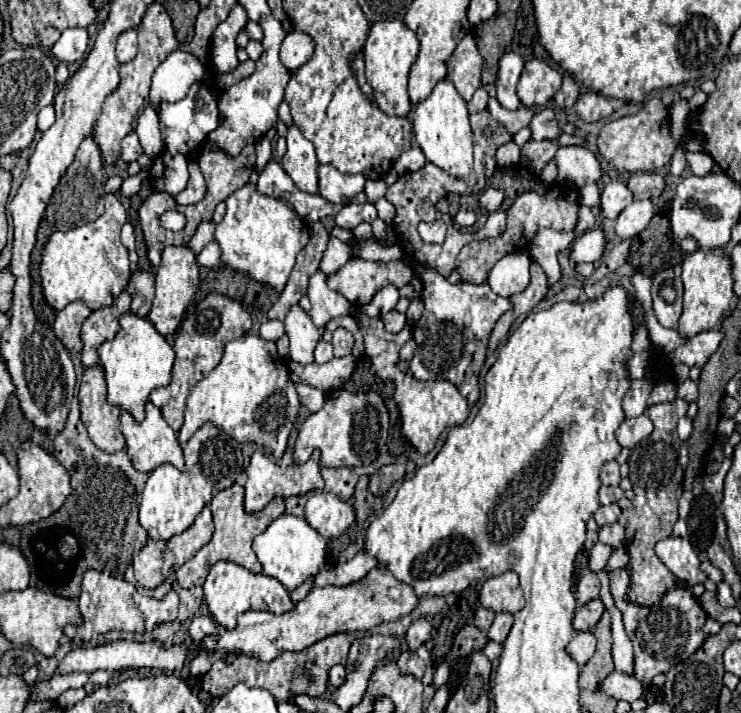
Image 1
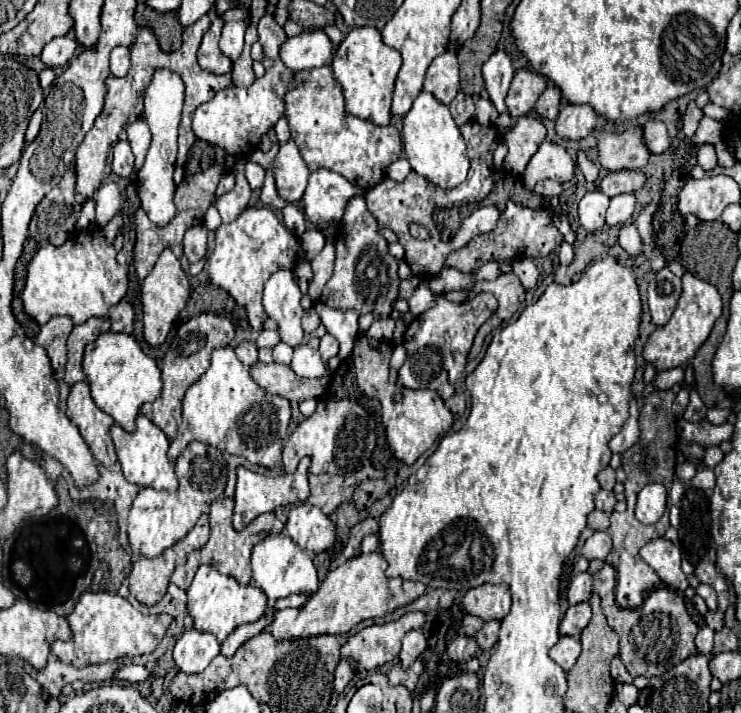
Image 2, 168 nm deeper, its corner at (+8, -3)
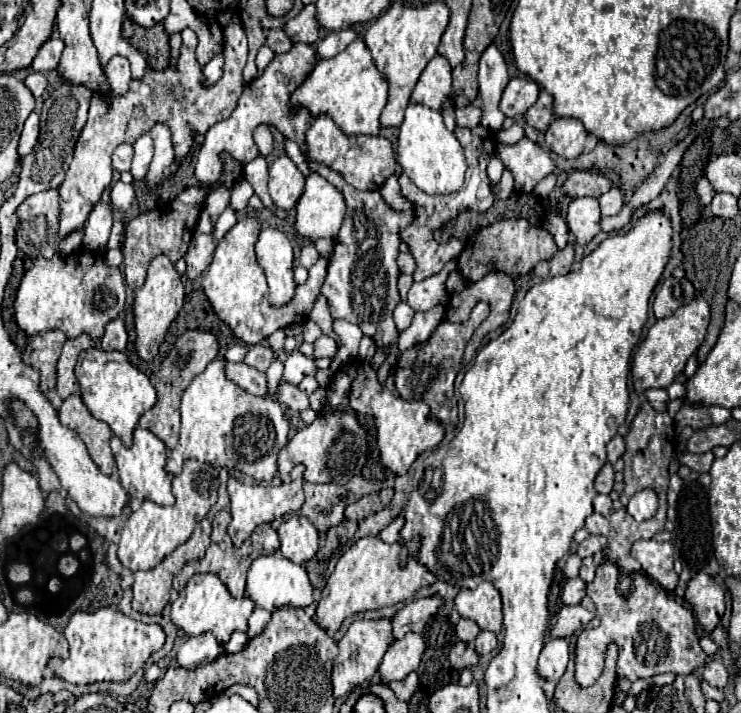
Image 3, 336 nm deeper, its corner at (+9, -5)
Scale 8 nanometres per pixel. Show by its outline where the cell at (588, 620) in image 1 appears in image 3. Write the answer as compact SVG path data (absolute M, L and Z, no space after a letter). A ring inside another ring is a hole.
M580 604L578 606L564 606L558 612L558 622L550 630L550 636L552 638L568 638L576 630L580 630L582 626L586 626L592 618L594 618L594 614L590 610L586 610L584 606L580 606Z

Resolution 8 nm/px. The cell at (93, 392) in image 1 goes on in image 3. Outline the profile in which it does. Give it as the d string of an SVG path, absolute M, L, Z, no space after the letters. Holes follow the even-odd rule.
M80 394L68 396L62 404L62 408L58 410L58 414L60 414L60 422L64 426L68 426L80 434L80 438L84 440L96 466L104 474L110 476L116 466L114 454L110 450L110 426L104 424L102 420L96 420L90 414L90 410L82 402Z

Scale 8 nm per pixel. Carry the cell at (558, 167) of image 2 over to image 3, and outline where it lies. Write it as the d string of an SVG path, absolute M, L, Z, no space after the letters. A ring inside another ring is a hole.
M524 138L514 146L498 144L496 156L510 168L514 176L514 188L526 194L534 192L534 186L556 170L554 160L536 142Z

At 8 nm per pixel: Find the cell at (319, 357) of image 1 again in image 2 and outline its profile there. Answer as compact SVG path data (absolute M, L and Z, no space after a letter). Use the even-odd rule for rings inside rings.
M301 344L295 348L291 368L301 378L323 378L327 374L319 352L309 348L307 344Z

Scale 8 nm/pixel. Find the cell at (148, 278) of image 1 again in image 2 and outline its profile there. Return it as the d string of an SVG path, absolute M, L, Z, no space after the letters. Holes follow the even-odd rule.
M121 300L115 308L109 308L109 320L111 320L111 332L133 332L133 308L129 302Z

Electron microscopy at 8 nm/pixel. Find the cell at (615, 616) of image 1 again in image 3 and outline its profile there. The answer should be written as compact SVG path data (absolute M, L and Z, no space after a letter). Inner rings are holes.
M590 536L588 540L584 540L582 544L578 544L578 556L586 558L586 556L594 556L598 552L602 552L606 548L608 540L606 536Z

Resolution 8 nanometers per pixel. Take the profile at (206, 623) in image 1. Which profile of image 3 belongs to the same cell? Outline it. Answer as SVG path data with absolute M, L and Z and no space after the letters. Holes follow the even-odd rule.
M206 632L206 634L200 634L200 636L194 636L194 638L186 640L180 646L180 650L176 654L176 660L182 668L194 670L200 664L214 662L222 652L224 652L224 648L216 642L216 638Z

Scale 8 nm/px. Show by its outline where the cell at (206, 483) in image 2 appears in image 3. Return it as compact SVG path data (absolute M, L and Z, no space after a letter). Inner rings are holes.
M186 460L182 472L172 480L172 492L176 498L174 506L158 506L150 500L144 500L138 510L134 510L124 526L120 546L118 546L118 560L130 570L150 570L166 554L170 554L176 546L184 544L196 524L208 514L208 510L218 500L218 486L220 480L214 474L214 466L206 462Z

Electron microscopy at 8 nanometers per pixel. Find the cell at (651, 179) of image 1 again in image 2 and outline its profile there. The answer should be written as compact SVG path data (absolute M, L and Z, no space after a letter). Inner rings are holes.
M619 170L619 172L609 172L601 178L599 190L607 196L615 196L621 192L635 192L645 184L645 176L641 172L631 172L631 170Z

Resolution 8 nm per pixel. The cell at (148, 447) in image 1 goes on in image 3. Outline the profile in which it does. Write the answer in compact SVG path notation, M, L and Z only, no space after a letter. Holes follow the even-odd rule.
M136 428L134 430L134 442L130 448L126 448L118 436L114 436L110 440L110 444L112 444L116 464L118 464L120 484L128 492L128 496L136 498L136 500L152 500L160 506L172 506L172 502L174 502L174 494L170 490L172 476L164 470L164 464L166 464L164 442L158 436L154 436L150 430Z

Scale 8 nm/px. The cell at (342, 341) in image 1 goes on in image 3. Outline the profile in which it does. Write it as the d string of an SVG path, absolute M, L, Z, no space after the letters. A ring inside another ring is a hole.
M320 336L314 342L314 358L332 358L336 354L336 342L328 336Z

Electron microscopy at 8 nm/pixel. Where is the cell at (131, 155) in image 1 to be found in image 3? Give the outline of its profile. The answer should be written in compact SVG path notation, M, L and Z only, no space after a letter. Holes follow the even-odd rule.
M120 144L114 154L112 154L112 168L118 172L126 172L130 170L130 162L132 162L132 146L130 144Z

